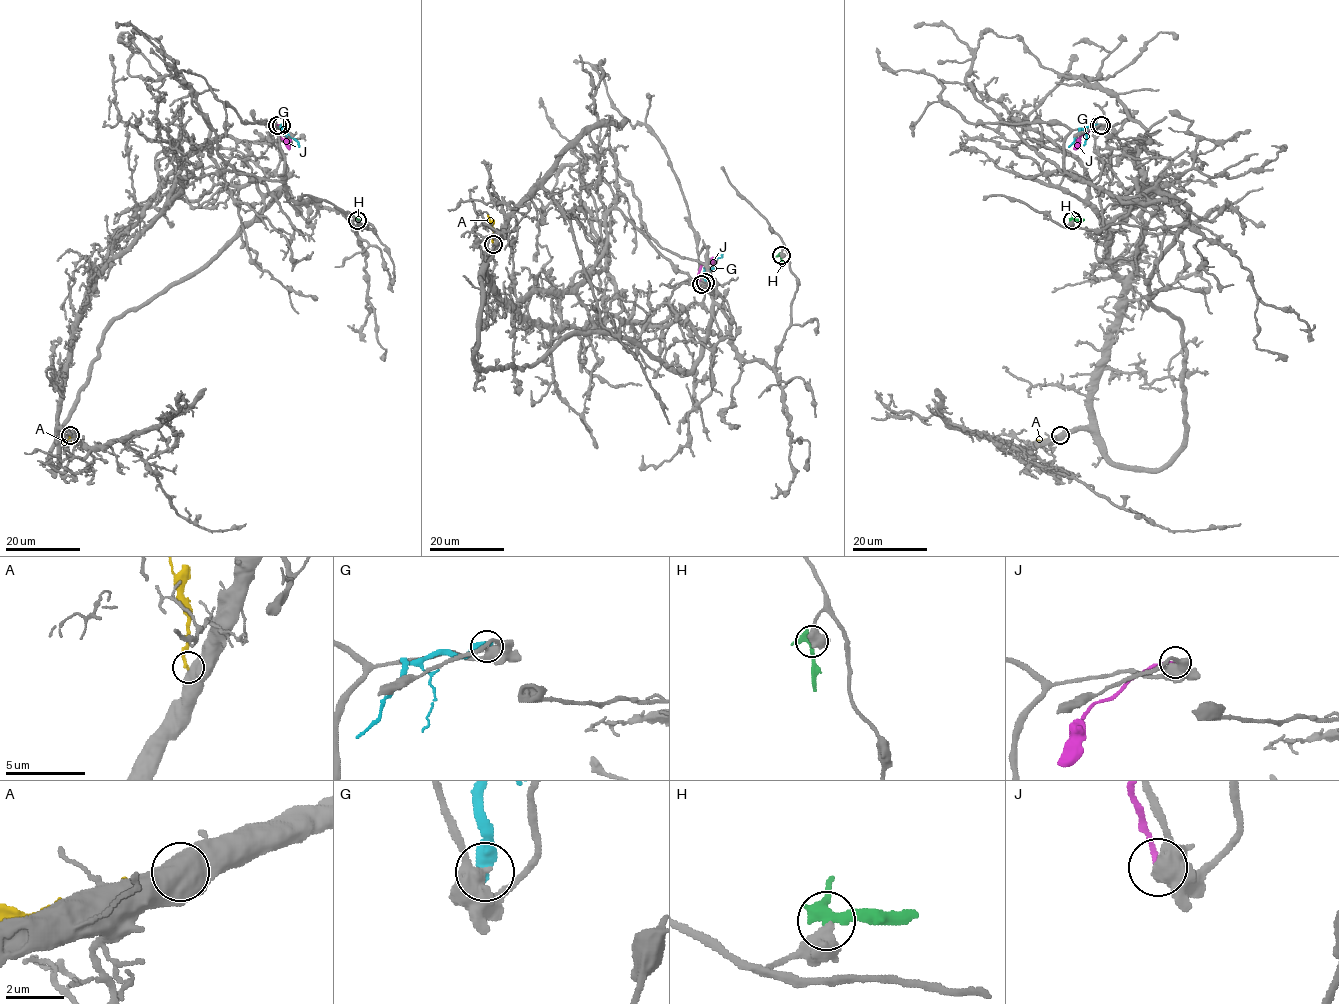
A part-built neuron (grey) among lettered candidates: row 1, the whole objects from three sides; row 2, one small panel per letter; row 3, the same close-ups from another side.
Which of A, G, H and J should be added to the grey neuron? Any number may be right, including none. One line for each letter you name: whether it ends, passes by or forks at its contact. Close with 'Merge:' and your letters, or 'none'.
Merge: none

